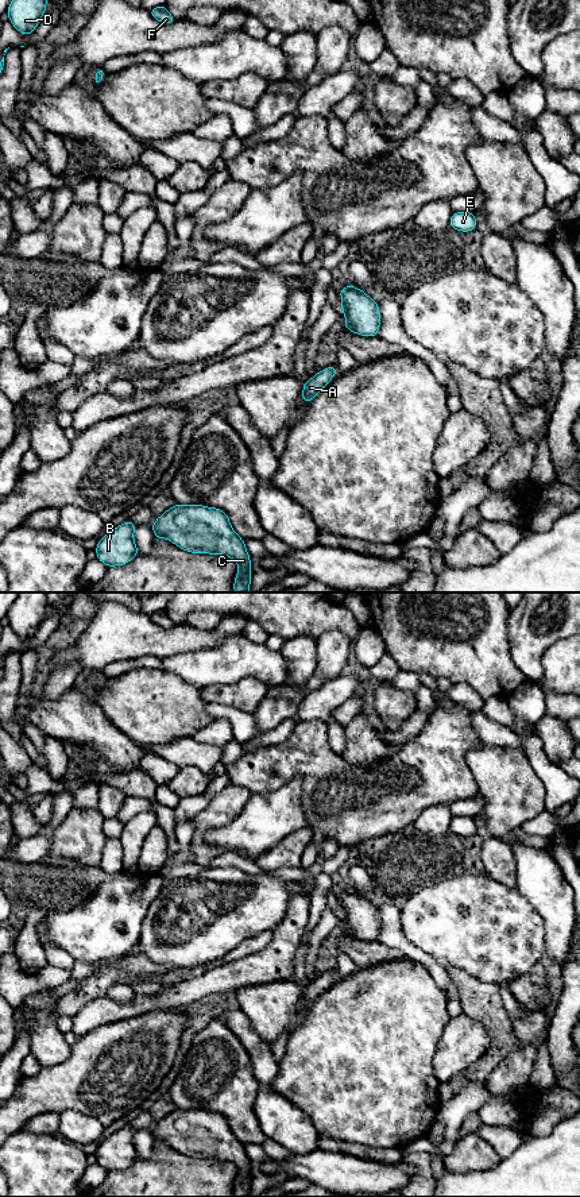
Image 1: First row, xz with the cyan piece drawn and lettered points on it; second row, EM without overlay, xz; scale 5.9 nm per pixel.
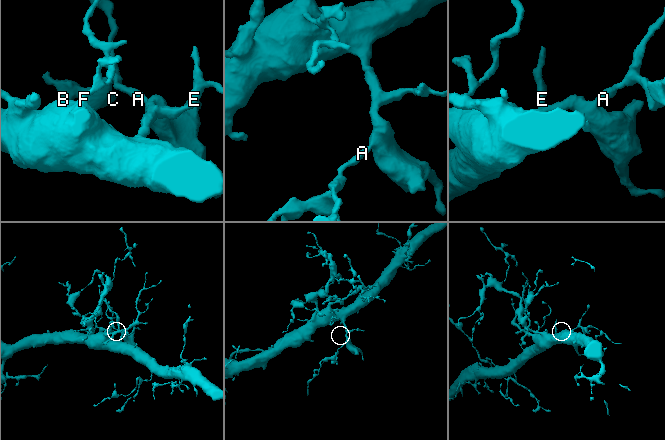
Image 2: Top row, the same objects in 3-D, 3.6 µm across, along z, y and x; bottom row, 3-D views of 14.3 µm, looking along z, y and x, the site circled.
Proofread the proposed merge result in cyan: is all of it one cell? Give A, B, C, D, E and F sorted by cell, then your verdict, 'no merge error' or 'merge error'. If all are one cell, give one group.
A B C D E F | no merge error

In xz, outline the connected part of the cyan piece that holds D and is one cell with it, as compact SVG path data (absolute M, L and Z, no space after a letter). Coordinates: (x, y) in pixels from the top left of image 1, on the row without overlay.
M18 592L7 614L8 623L20 638L30 640L46 618L47 606L45 592Z

